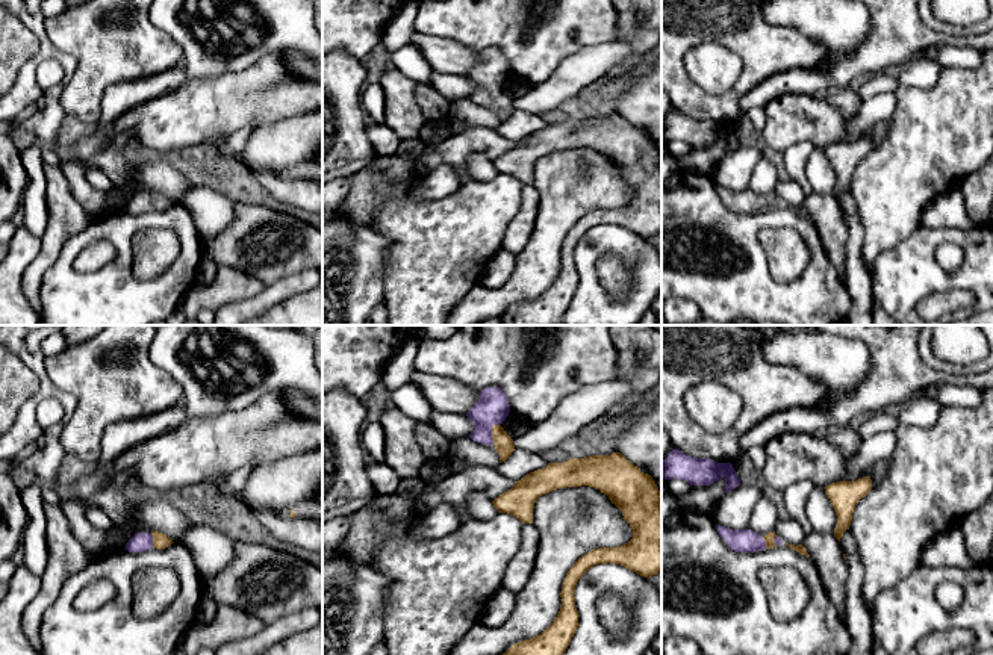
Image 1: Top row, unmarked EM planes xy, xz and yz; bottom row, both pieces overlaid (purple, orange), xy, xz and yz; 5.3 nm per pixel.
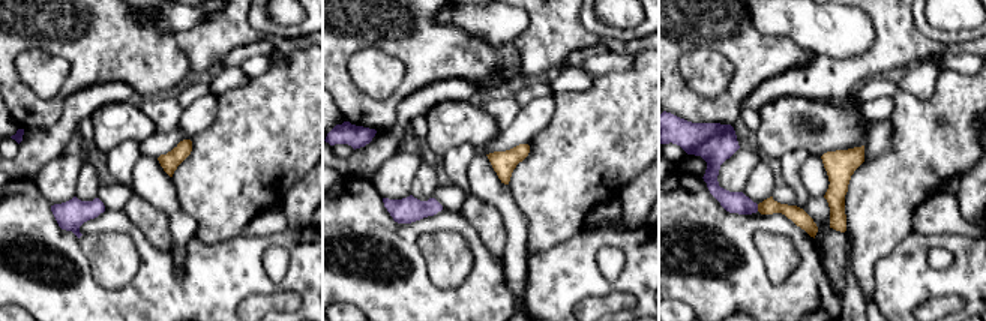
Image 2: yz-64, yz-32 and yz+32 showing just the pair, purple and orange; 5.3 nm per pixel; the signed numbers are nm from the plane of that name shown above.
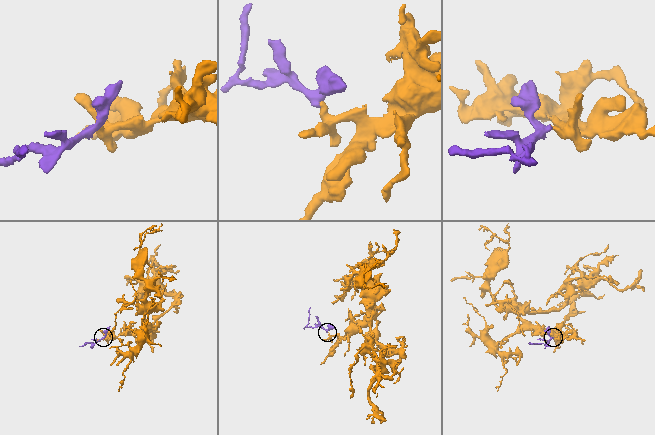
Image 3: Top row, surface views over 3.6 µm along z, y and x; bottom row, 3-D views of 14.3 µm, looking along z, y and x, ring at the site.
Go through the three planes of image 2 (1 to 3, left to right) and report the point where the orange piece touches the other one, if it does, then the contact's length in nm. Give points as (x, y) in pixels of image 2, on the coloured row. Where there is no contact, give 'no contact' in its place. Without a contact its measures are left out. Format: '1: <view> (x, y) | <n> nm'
1: no contact
2: no contact
3: yz+32 (757, 207) | 40 nm

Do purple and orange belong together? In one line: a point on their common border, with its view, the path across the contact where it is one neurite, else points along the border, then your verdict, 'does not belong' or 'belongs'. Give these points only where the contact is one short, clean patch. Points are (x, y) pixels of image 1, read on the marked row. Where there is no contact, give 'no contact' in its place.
contact xz (491, 433); way xz (492, 407), (491, 433), (504, 445); belongs

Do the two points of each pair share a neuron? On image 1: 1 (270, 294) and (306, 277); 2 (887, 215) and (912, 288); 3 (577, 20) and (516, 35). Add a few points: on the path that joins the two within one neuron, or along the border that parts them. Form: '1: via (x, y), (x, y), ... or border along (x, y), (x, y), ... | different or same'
1: via (279, 291), (297, 283) | same
2: border along (921, 226), (884, 250), (875, 259), (872, 270) | different
3: via (562, 20), (532, 23) | same

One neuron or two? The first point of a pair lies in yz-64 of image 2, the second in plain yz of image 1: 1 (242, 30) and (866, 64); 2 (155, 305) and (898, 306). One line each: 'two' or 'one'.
1: one
2: one

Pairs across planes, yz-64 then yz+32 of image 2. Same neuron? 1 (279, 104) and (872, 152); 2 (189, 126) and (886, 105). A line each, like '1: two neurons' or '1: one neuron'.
1: two neurons
2: one neuron

